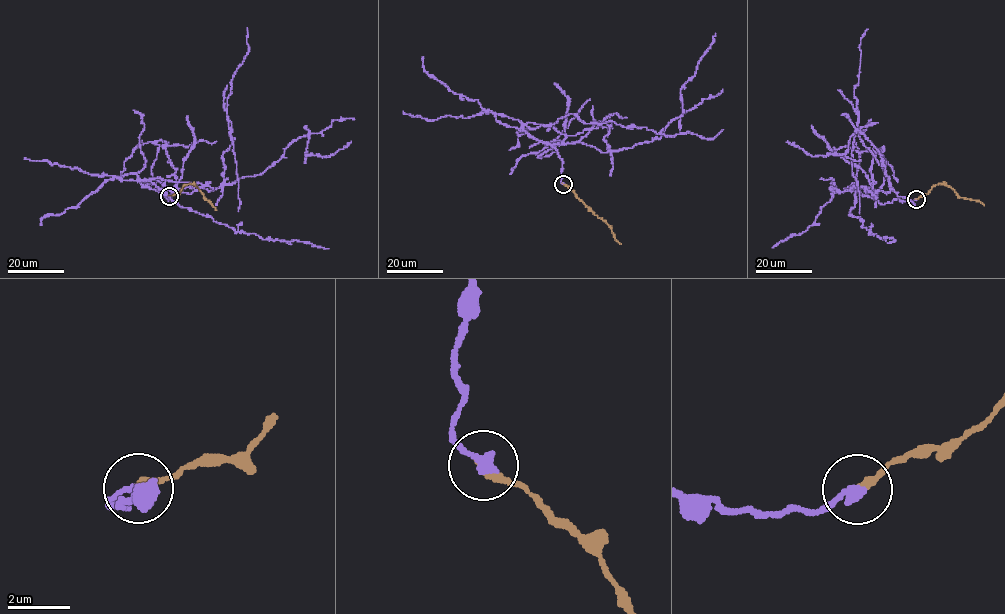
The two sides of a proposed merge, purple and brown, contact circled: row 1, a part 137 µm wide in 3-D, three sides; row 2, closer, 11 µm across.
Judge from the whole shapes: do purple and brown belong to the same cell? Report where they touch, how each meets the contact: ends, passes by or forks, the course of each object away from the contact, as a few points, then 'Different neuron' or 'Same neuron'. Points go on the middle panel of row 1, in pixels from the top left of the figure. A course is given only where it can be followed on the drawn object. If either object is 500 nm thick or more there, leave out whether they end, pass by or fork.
Place: (563, 184). At the ring purple ends. At the ring brown ends. Course of purple: (563, 184), (562, 162), (547, 144), (583, 143), (605, 153), (659, 138), (683, 113), (680, 89), (716, 33). Course of brown: (563, 184), (605, 222), (621, 243). Different neuron

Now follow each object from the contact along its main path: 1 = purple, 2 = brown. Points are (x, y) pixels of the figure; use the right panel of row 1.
1: (916, 199), (874, 198), (891, 190), (889, 176), (857, 130), (842, 155), (811, 156), (786, 142)
2: (916, 199), (933, 186), (943, 183), (959, 197), (978, 200), (983, 205)

